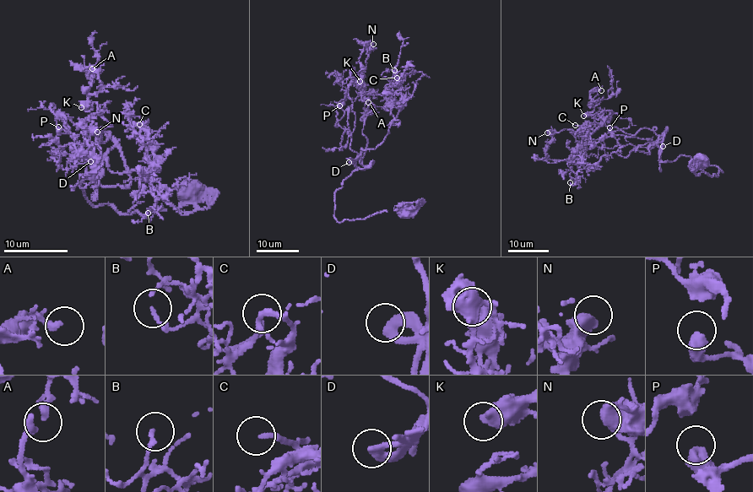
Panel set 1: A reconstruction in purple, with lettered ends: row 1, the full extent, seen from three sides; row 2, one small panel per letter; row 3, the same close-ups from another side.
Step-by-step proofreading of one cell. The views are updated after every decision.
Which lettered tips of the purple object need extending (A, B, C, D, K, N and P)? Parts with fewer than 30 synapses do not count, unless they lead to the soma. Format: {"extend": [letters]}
{"extend": ["C", "K"]}

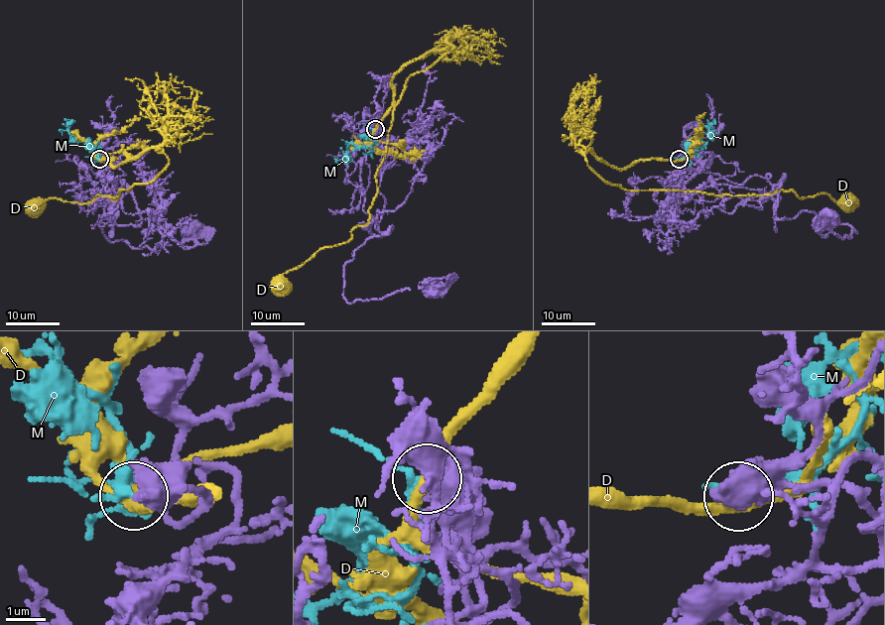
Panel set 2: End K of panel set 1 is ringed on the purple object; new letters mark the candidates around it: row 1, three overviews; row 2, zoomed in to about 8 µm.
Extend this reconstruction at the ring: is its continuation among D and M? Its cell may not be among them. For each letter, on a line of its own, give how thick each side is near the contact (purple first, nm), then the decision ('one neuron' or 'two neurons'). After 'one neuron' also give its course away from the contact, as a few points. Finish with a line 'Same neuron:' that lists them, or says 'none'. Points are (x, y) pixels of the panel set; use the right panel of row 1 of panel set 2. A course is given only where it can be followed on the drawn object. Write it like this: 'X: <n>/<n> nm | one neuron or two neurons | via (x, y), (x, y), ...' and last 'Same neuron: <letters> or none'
D: 750/300 nm | two neurons
M: 700/200 nm | one neuron | via (679, 160), (688, 153), (688, 145), (707, 132), (715, 118)
Same neuron: M

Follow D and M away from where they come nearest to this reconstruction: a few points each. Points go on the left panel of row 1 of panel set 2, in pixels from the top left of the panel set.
D: (100, 159), (114, 166), (159, 148), (168, 163), (117, 199), (38, 206)
M: (99, 159), (88, 140), (73, 140), (64, 118)

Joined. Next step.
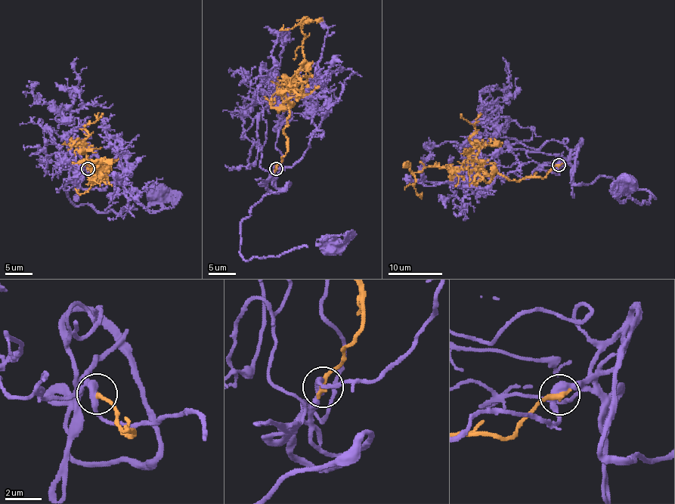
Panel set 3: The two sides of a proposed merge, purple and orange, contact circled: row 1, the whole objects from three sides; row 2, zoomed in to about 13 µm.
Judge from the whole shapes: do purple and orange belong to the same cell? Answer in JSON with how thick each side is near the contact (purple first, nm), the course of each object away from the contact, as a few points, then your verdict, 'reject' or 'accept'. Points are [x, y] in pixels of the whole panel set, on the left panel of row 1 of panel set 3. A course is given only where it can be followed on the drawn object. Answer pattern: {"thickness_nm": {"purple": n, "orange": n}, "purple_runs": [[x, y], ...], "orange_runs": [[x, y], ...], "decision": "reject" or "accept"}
{"thickness_nm": {"purple": 420, "orange": 340}, "purple_runs": [[88, 168], [94, 156], [106, 186], [71, 181], [63, 189], [76, 205], [118, 213], [145, 208], [156, 193]], "orange_runs": [[88, 168], [97, 180], [93, 173], [92, 180], [101, 179], [96, 164], [96, 180], [83, 193], [78, 190]], "decision": "accept"}

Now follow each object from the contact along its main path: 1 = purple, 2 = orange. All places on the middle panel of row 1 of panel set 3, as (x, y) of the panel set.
1: (276, 168), (276, 187), (287, 187), (289, 182), (262, 197), (241, 223), (239, 254), (245, 260), (329, 245)
2: (276, 168), (286, 154), (288, 100), (297, 97), (296, 72), (304, 58), (302, 26), (283, 25)

